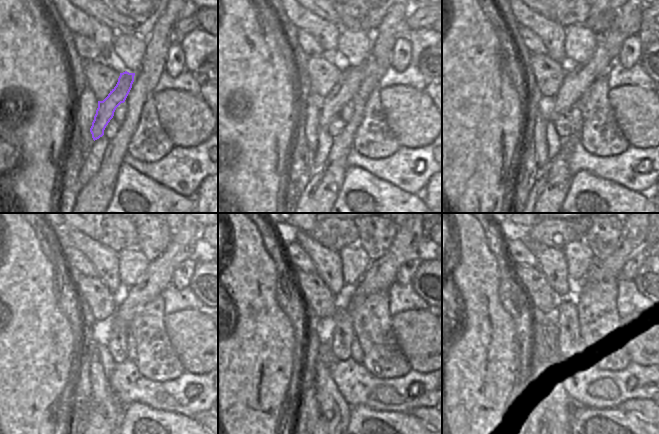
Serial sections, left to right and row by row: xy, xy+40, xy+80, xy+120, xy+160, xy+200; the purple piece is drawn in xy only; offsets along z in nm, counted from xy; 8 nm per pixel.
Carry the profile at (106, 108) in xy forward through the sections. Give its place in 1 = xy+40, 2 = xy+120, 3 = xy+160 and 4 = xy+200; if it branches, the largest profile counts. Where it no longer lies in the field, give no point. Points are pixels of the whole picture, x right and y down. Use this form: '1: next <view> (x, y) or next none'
1: next xy+40 (343, 92)
2: next xy+120 (185, 243)
3: next xy+160 (410, 241)
4: next xy+200 (632, 241)

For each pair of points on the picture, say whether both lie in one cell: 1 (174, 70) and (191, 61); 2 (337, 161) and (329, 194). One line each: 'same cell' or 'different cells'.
1: different cells
2: same cell

